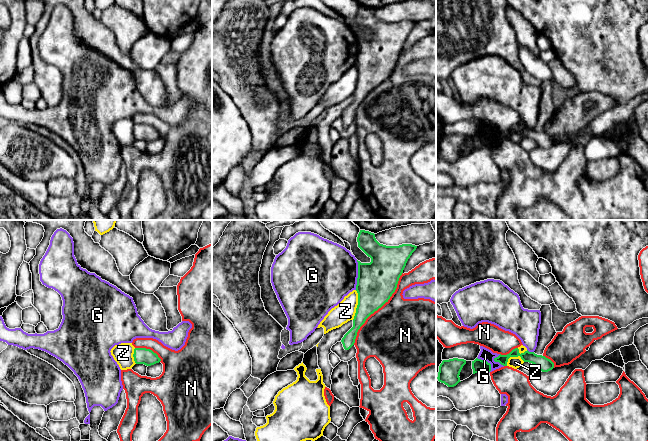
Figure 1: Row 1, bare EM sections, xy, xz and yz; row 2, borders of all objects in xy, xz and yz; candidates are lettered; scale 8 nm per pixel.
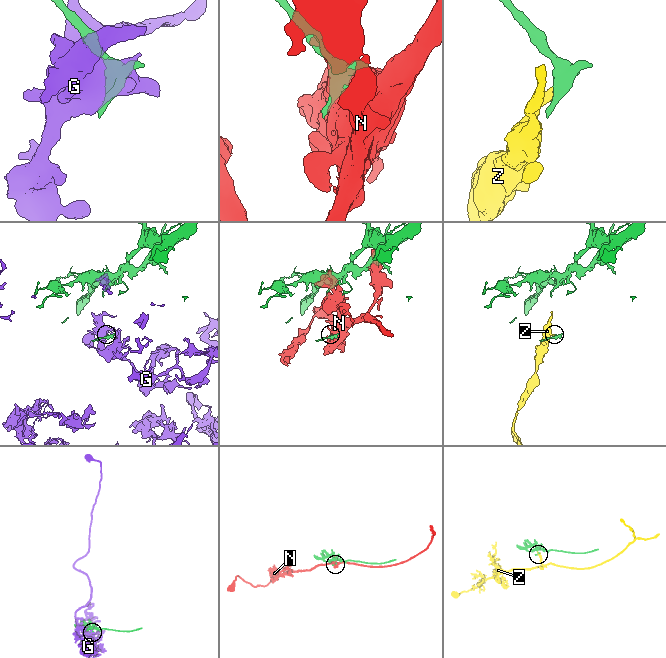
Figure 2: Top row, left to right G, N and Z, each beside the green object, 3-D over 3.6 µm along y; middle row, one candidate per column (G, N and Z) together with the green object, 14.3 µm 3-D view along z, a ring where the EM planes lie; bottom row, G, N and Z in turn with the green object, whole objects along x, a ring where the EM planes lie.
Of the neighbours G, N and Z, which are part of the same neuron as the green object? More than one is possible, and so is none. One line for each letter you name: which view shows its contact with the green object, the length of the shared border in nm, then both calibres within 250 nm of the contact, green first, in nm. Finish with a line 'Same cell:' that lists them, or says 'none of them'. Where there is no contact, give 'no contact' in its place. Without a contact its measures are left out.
Same cell: none of them

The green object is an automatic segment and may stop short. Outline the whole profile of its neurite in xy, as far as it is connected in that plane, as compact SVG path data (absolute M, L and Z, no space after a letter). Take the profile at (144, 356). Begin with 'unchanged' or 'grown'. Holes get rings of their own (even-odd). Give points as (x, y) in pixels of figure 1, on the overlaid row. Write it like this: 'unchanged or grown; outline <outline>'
unchanged; outline M135 348L133 357L136 364L144 364L146 366L151 366L161 361L156 353L146 348Z

